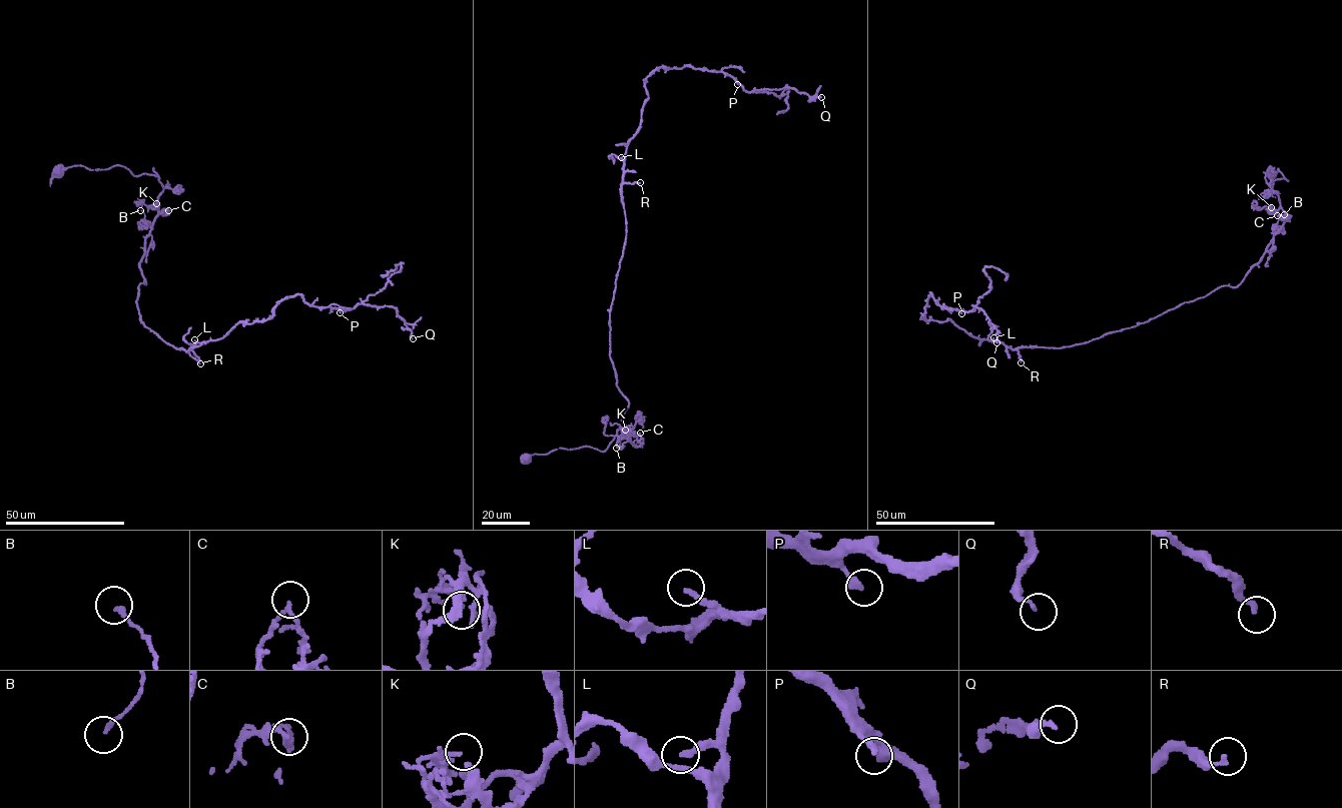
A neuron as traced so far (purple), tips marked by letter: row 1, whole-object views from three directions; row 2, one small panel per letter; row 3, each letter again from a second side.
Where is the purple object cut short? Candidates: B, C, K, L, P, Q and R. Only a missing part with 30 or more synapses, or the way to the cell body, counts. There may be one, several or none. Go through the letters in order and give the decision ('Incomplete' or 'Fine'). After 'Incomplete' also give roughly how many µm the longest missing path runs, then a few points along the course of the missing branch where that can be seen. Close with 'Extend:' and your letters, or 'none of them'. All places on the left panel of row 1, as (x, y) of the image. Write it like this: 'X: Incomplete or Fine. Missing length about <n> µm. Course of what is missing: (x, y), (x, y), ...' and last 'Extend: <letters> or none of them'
B: Fine
C: Fine
K: Fine
L: Fine
P: Fine
Q: Incomplete. Missing length about 35 µm. Course of what is missing: (413, 338), (416, 353), (426, 341), (432, 322), (444, 310)
R: Fine
Extend: Q

